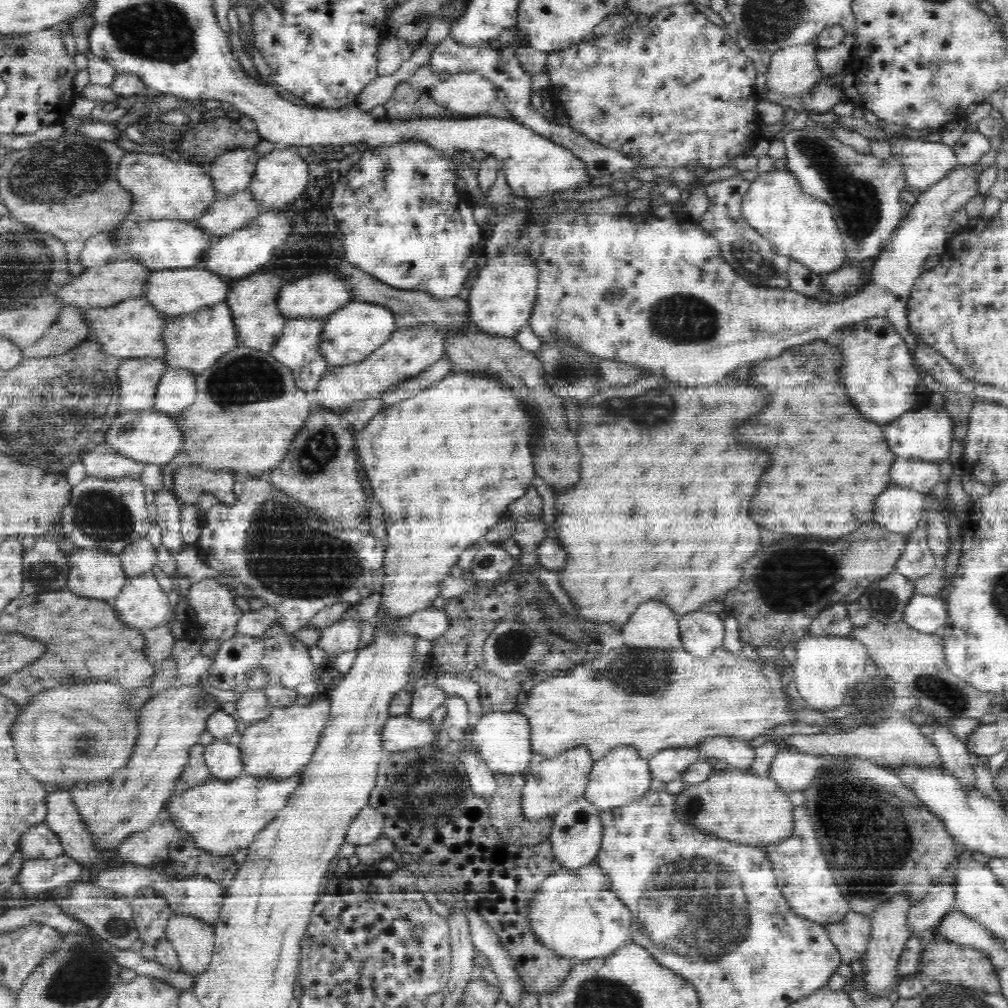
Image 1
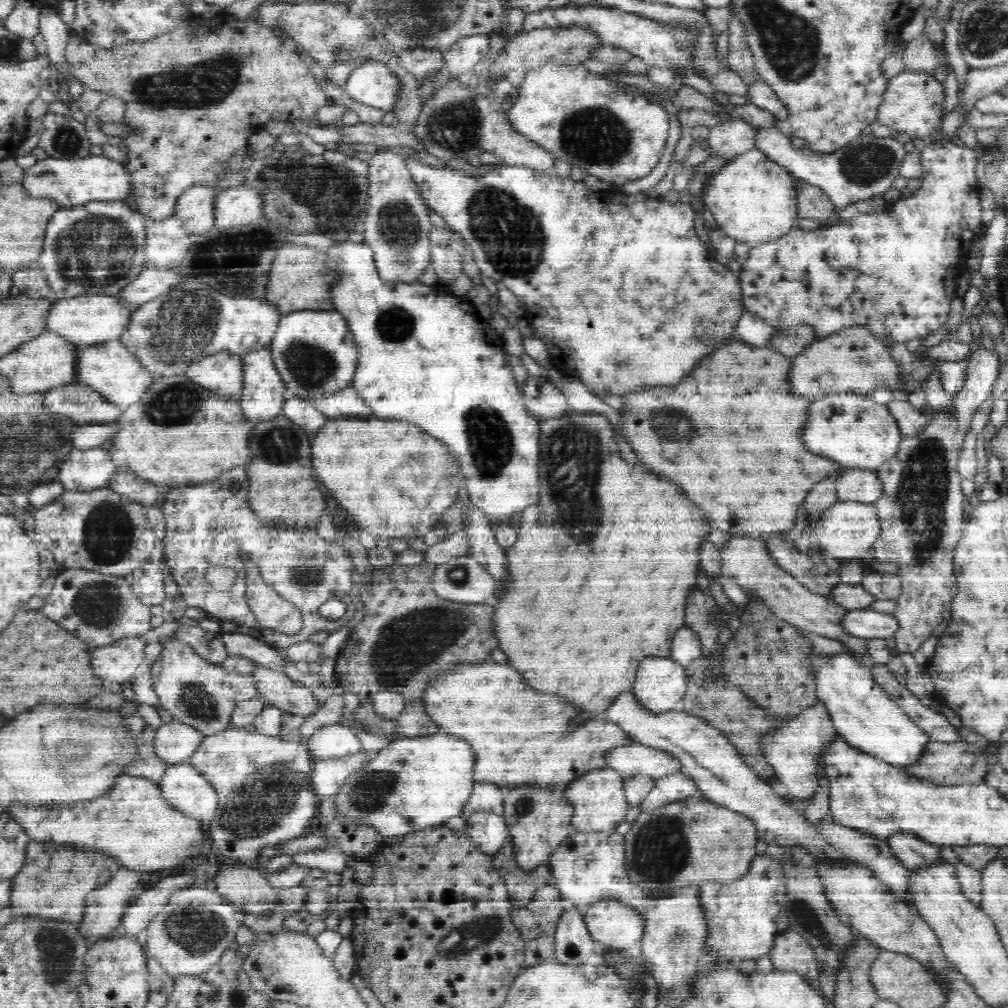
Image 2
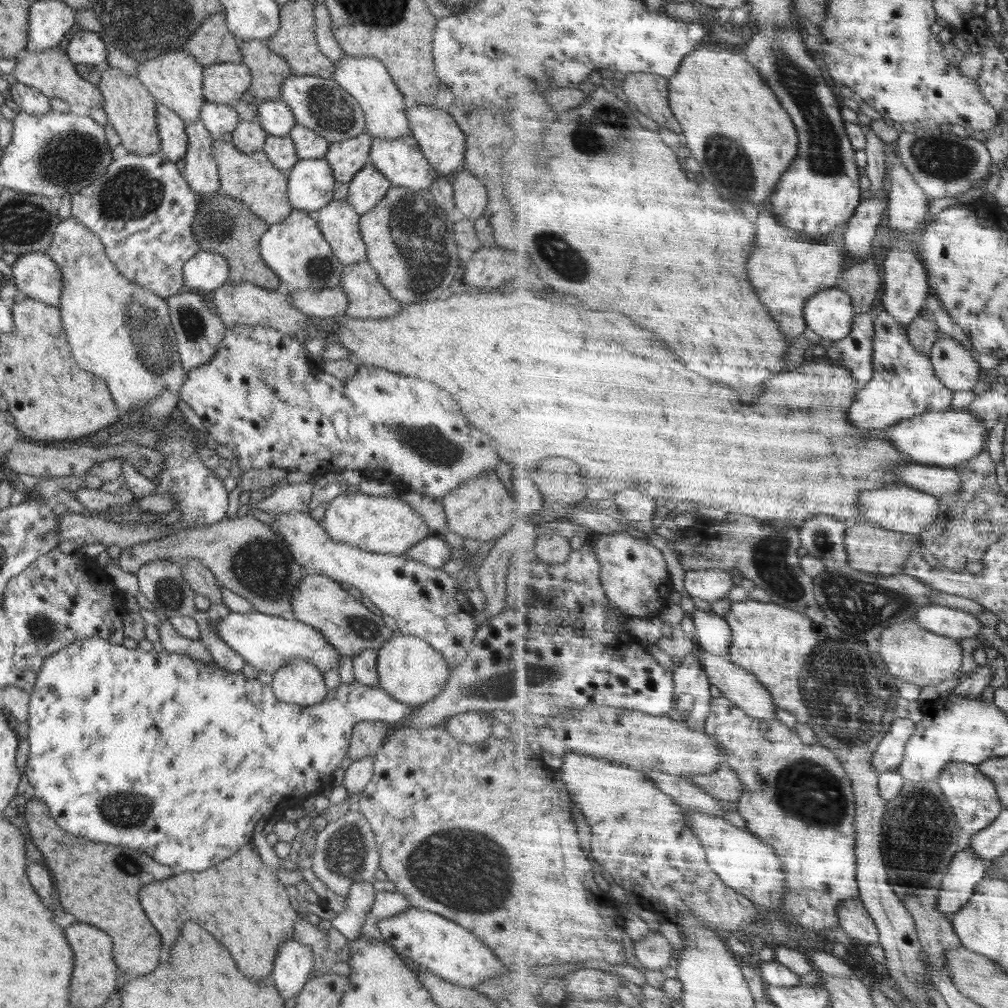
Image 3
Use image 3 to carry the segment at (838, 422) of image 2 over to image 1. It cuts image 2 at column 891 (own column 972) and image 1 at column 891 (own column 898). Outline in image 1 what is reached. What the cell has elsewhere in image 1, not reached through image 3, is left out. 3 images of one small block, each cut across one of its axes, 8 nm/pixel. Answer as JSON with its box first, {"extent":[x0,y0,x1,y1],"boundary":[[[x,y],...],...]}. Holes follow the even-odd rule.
{"extent":[885,406,955,461],"boundary":[[[928,406],[904,414],[900,420],[885,426],[885,435],[889,447],[897,457],[918,458],[929,461],[948,461],[952,440],[955,438],[954,416],[945,410]]]}

